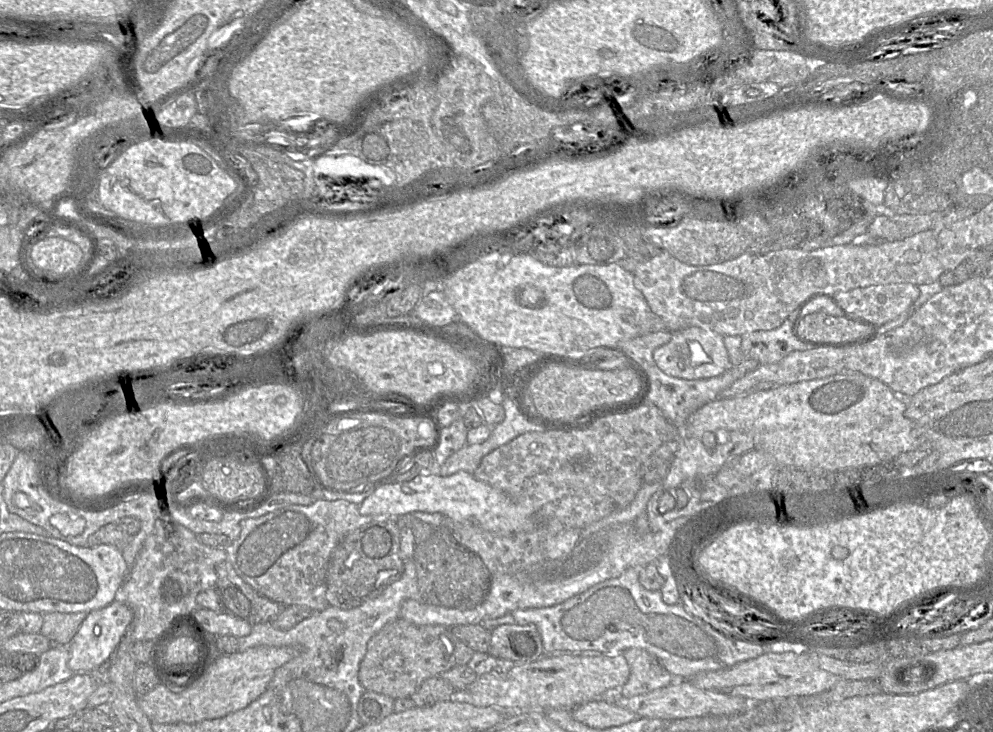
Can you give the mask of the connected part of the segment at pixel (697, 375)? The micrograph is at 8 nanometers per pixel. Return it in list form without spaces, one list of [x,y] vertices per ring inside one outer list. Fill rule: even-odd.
[[[687,327],[672,333],[671,340],[653,352],[656,365],[665,374],[694,380],[718,376],[731,368],[722,335],[701,327]]]

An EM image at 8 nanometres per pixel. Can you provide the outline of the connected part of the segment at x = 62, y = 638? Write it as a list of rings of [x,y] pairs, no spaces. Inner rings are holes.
[[[46,613],[40,633],[52,645],[69,644],[87,613]]]

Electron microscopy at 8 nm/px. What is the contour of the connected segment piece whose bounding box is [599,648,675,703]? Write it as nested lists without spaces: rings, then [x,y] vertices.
[[[630,648],[623,651],[621,655],[625,658],[630,669],[628,679],[621,688],[613,688],[599,699],[615,703],[621,697],[629,698],[645,694],[675,680],[656,657],[644,649]]]

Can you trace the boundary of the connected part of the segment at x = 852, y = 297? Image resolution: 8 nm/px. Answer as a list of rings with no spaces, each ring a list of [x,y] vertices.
[[[890,283],[859,287],[830,295],[847,314],[879,330],[884,323],[912,310],[920,296],[920,290],[911,283]]]

